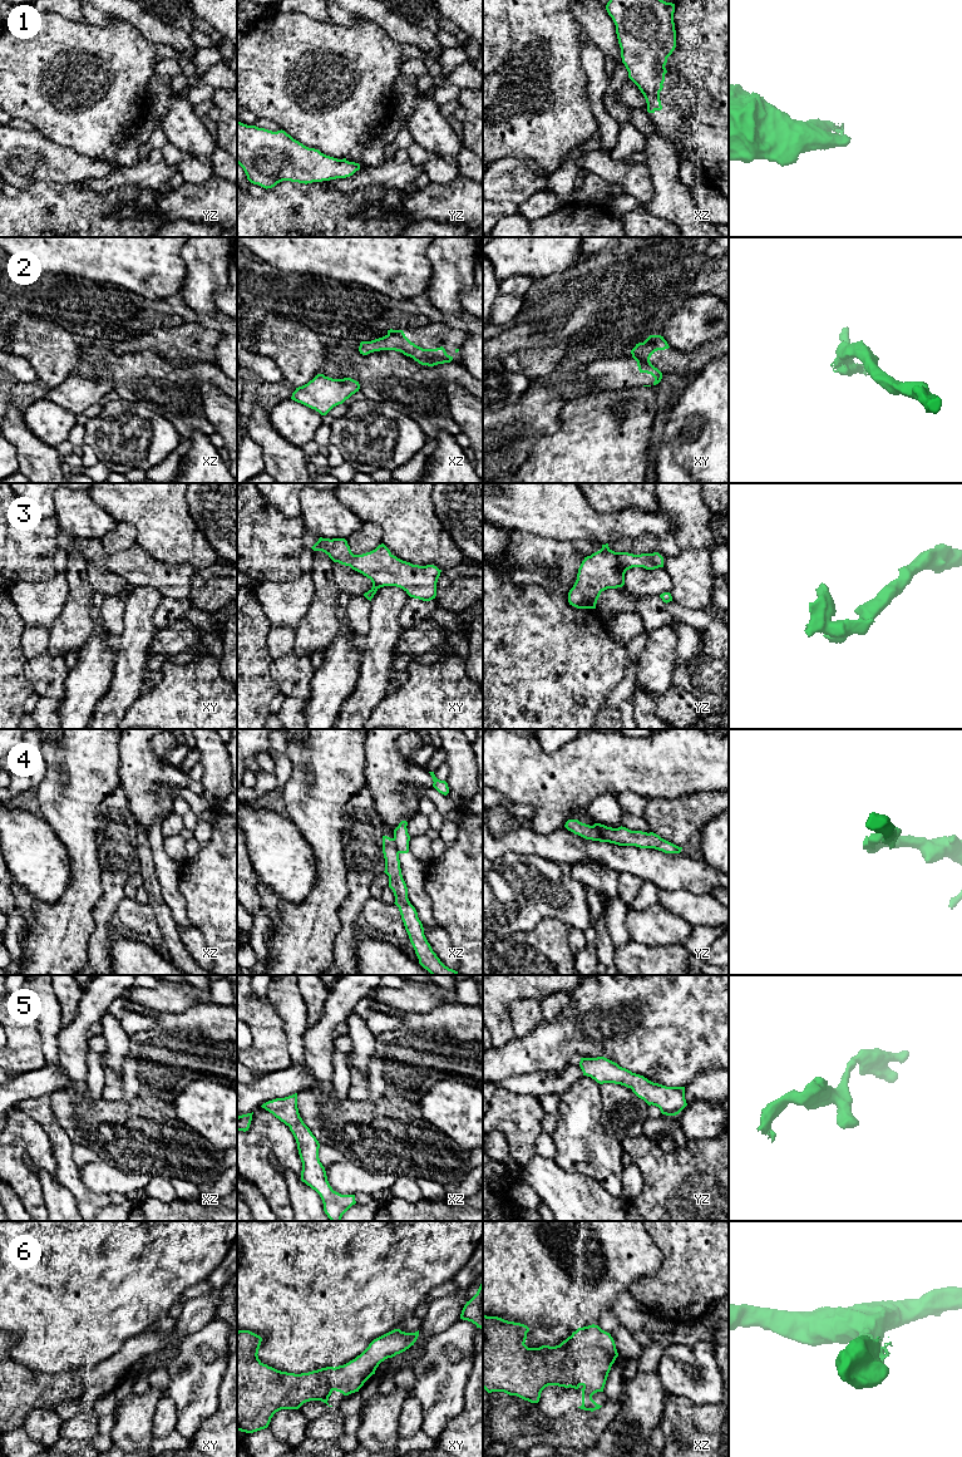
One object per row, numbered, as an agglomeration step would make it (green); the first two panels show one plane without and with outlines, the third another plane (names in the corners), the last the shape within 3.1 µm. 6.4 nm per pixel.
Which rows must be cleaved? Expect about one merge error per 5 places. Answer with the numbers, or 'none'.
2, 4

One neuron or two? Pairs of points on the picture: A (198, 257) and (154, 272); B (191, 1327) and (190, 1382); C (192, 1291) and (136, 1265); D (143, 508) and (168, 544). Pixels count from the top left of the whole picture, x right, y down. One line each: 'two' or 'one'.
A: two
B: two
C: two
D: one

